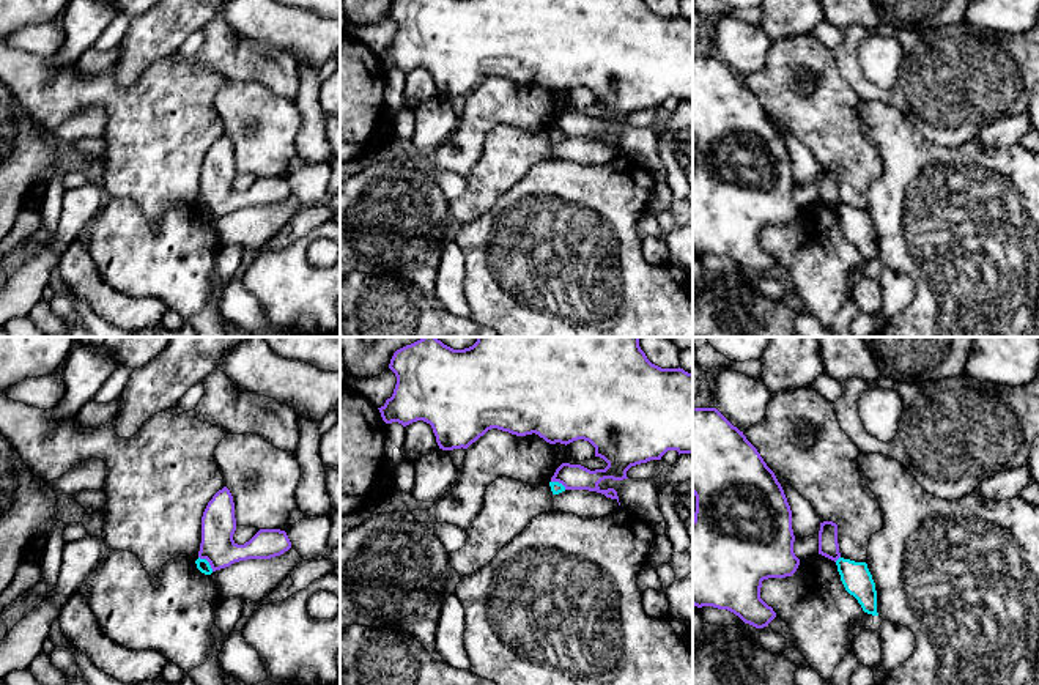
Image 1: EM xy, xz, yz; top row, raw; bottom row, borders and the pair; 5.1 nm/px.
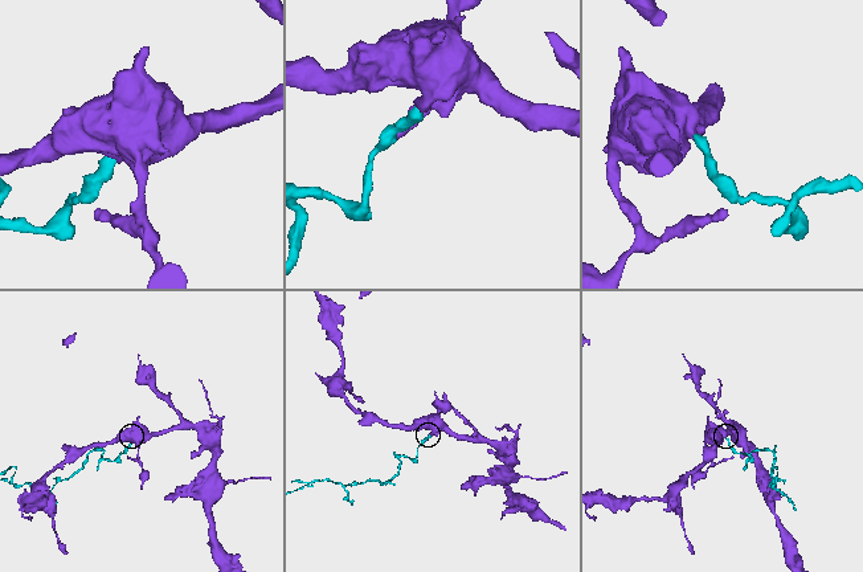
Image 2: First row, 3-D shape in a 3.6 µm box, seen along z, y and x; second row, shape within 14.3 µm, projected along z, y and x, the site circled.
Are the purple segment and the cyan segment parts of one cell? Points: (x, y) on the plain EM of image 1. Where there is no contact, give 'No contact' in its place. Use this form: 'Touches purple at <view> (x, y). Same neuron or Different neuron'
Touches purple at xy (208, 208). Different neuron

